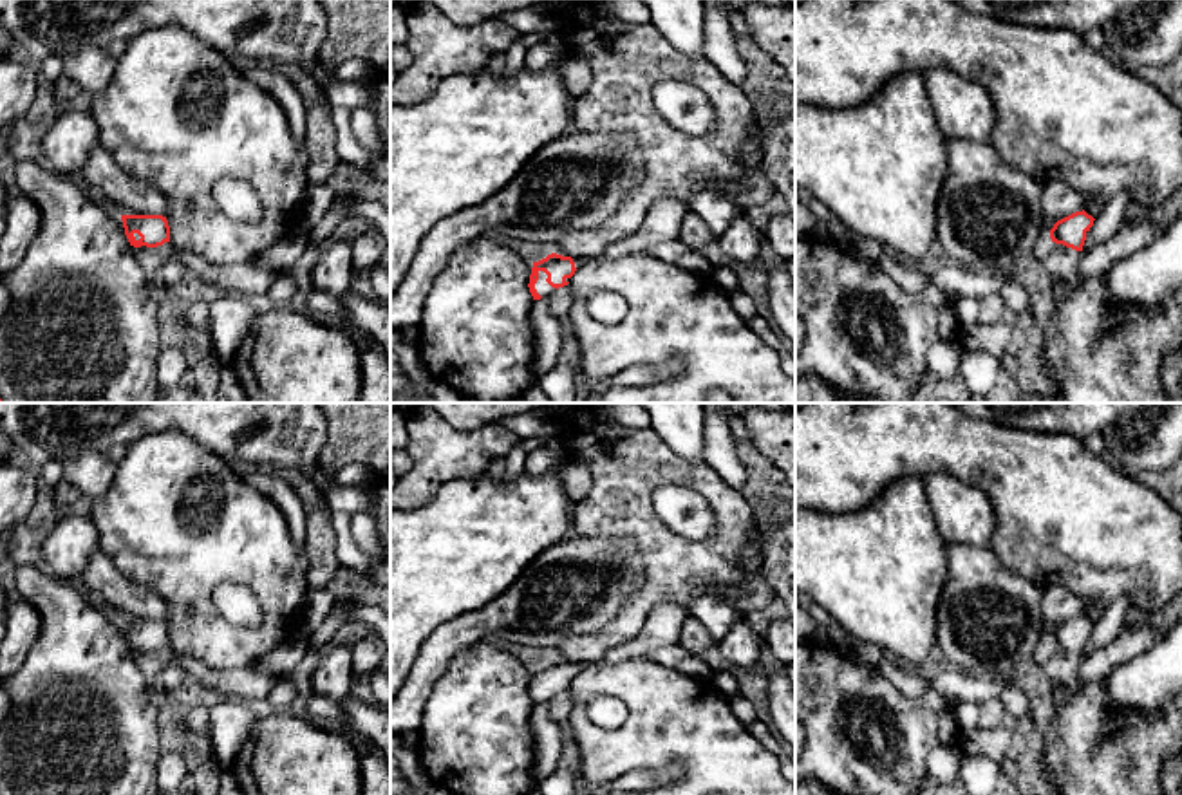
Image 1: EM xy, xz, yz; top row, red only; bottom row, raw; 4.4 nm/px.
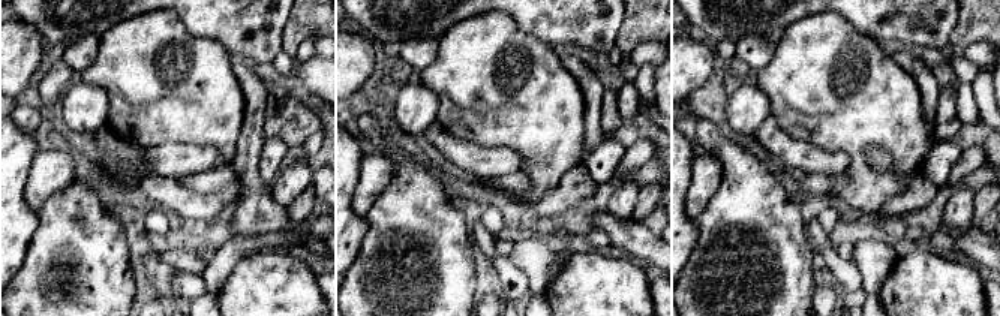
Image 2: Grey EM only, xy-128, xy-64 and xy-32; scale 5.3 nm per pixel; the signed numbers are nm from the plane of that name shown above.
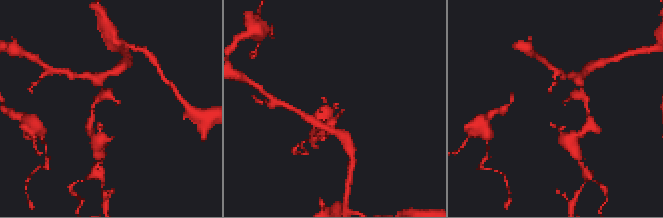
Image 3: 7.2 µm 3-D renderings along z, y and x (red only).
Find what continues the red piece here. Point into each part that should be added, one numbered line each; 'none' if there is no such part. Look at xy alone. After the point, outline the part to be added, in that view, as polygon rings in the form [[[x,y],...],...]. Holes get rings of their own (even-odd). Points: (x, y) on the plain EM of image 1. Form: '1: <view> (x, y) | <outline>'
1: xy (152, 664) | [[[164,647],[157,652],[134,652],[136,663],[141,669],[145,681],[150,685],[150,688],[159,681],[159,676],[163,670],[170,665],[172,659],[172,649]]]

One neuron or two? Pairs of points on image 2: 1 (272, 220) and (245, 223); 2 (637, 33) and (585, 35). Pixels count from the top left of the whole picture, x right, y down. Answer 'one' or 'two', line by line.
1: one
2: two

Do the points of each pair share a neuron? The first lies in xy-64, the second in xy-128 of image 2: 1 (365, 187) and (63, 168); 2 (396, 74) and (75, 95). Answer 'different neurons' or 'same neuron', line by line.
1: same neuron
2: different neurons

